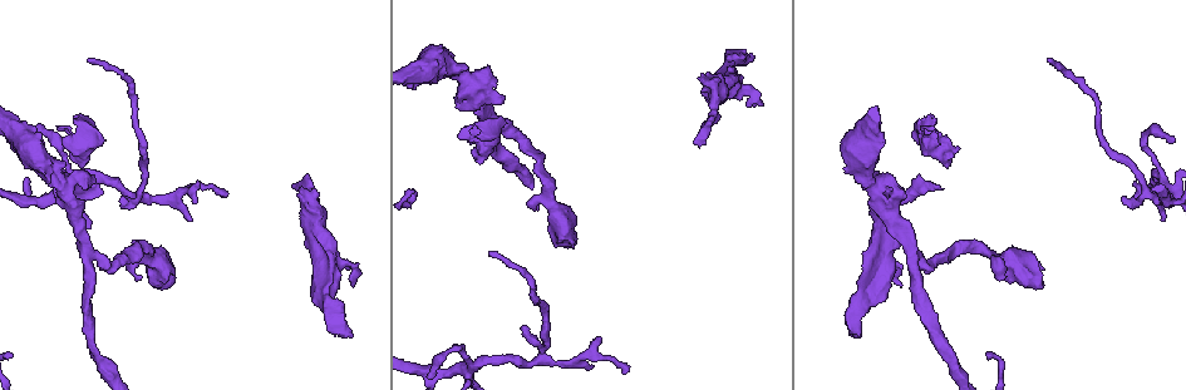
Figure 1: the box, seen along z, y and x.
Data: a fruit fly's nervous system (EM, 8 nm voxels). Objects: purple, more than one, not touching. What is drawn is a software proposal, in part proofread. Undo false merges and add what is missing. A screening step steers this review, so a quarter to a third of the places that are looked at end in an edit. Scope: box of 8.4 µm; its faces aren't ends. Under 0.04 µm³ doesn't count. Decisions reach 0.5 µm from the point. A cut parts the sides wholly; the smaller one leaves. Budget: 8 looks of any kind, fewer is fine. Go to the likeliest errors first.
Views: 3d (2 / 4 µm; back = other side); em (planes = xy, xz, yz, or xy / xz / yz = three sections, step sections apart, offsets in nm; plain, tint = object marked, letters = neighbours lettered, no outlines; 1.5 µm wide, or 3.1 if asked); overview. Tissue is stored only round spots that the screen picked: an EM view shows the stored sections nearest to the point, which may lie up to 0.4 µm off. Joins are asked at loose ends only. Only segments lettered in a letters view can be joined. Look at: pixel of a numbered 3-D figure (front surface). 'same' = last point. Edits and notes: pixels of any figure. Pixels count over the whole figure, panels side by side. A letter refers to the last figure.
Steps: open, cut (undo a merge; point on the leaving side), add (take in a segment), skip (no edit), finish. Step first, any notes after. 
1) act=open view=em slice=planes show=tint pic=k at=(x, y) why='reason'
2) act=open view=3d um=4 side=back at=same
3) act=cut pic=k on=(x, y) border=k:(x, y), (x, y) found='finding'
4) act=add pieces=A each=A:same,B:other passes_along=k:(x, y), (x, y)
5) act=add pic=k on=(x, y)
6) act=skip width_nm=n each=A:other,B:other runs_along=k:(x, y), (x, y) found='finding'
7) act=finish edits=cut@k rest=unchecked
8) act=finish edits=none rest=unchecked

act=open view=3d um=2 pic=1 at=(701, 74) why='thick end'

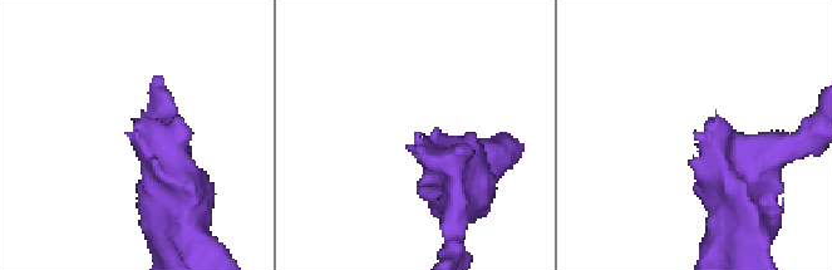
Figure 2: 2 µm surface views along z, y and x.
act=open view=em slice=planes show=plain pic=2 at=(130, 138)

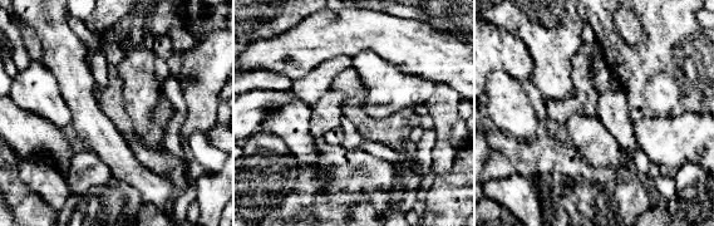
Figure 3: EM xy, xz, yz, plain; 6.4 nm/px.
act=open view=em slice=planes show=letters at=same why='see the neighbours'

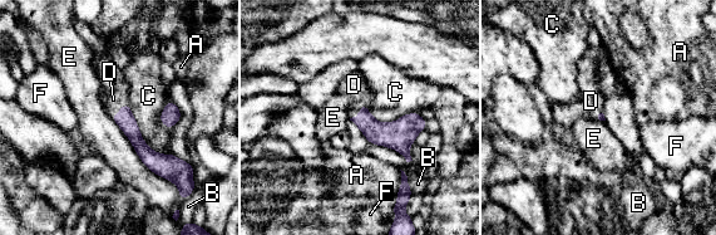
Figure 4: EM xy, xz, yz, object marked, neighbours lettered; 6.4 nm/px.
act=add pieces=D each=A:other,B:other,C:other,D:same,E:other,F:other found='it goes on there'

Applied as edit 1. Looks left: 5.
act=open view=em slice=yz step=8 show=tint pic=1 at=(755, 107) why='branch stops here'

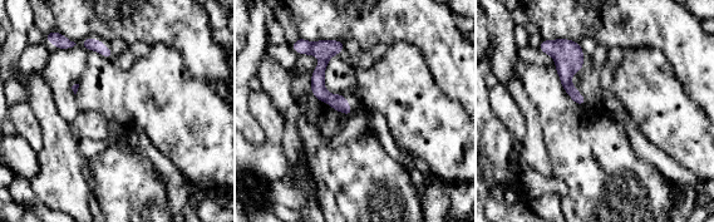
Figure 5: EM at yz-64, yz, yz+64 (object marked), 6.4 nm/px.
act=open view=em slice=planes show=letters at=same why='cut it another way'

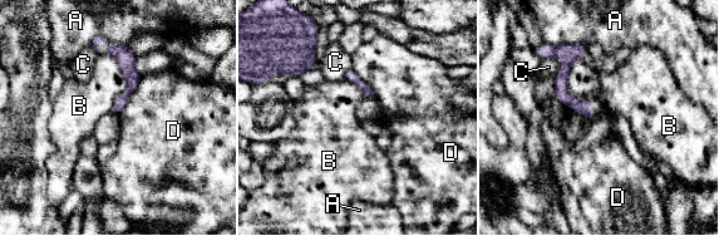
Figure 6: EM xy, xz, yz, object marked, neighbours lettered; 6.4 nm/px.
act=skip each=A:other,B:other,C:other,D:other runs_along=6:(567, 48), (562, 92), (591, 114) found='no lettered segment goes on from it'

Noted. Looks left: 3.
act=open view=3d um=4 pic=1 at=(911, 253) why='two arms in line, one across'

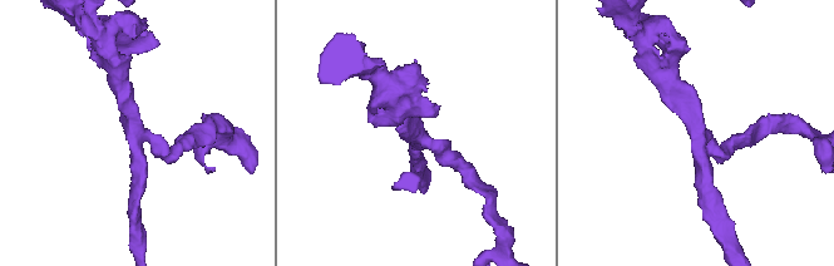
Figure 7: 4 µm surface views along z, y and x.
act=open view=em slice=planes show=letters pic=7 at=(135, 130) arms=3 arm_widths_nm=220,220,300

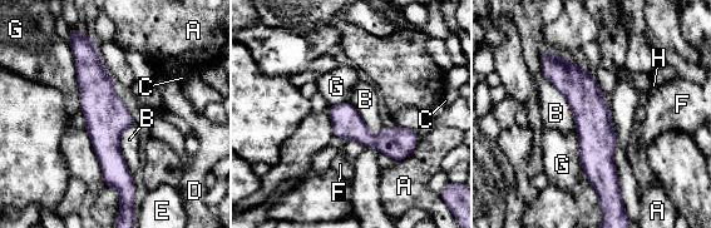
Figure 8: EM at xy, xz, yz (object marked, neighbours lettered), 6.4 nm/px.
act=skip longest_contact=B:460nm each=A:other,B:other,C:other,D:other,E:other,F:other,G:other,H:other border=8:(542, 72), (569, 105), (577, 134) found='all the same neuron'

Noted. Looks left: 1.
act=finish edits=add@4 rest=unchecked

